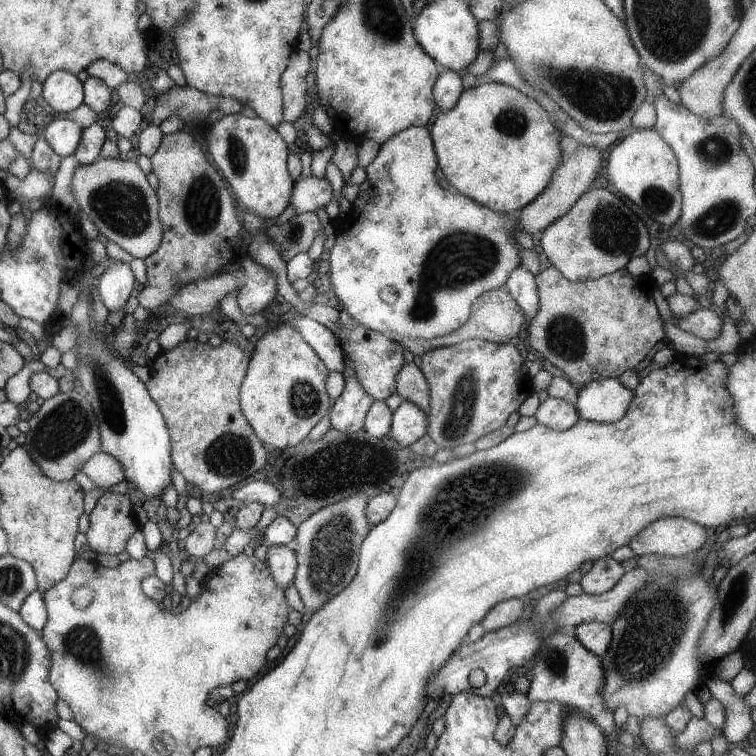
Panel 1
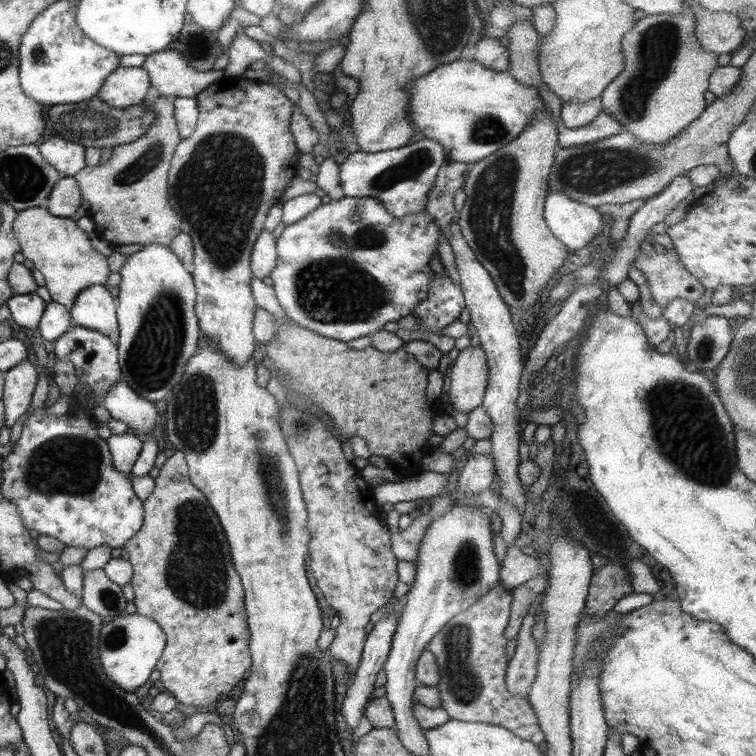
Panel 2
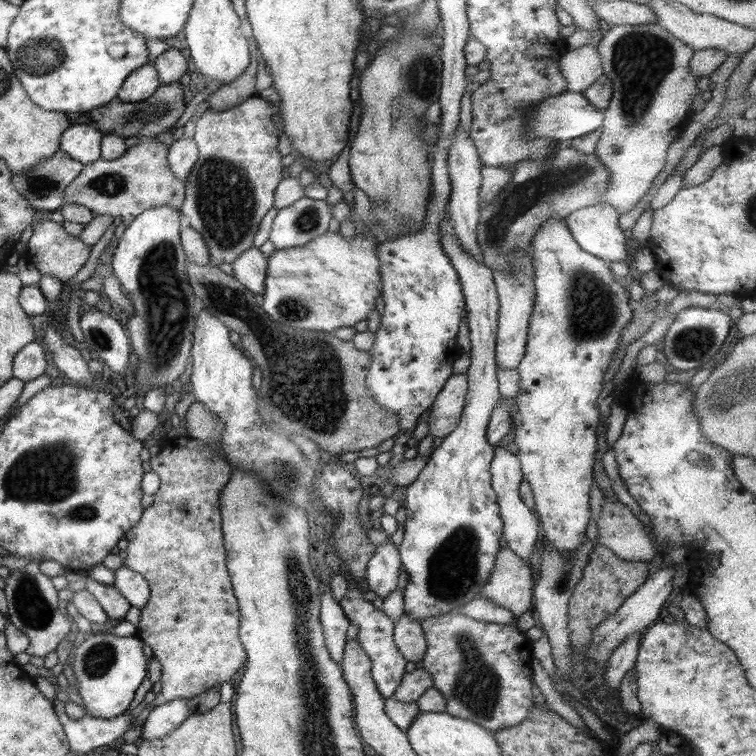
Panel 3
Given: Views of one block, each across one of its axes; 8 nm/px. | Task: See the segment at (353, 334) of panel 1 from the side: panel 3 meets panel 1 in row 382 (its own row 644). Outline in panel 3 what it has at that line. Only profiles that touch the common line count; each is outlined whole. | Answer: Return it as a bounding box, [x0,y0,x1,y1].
[339,580,406,699]

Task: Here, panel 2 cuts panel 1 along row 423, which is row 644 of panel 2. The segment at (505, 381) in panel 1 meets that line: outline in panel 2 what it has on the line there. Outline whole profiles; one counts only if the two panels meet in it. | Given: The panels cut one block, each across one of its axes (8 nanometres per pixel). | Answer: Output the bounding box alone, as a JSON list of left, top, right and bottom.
[426,587,545,745]

